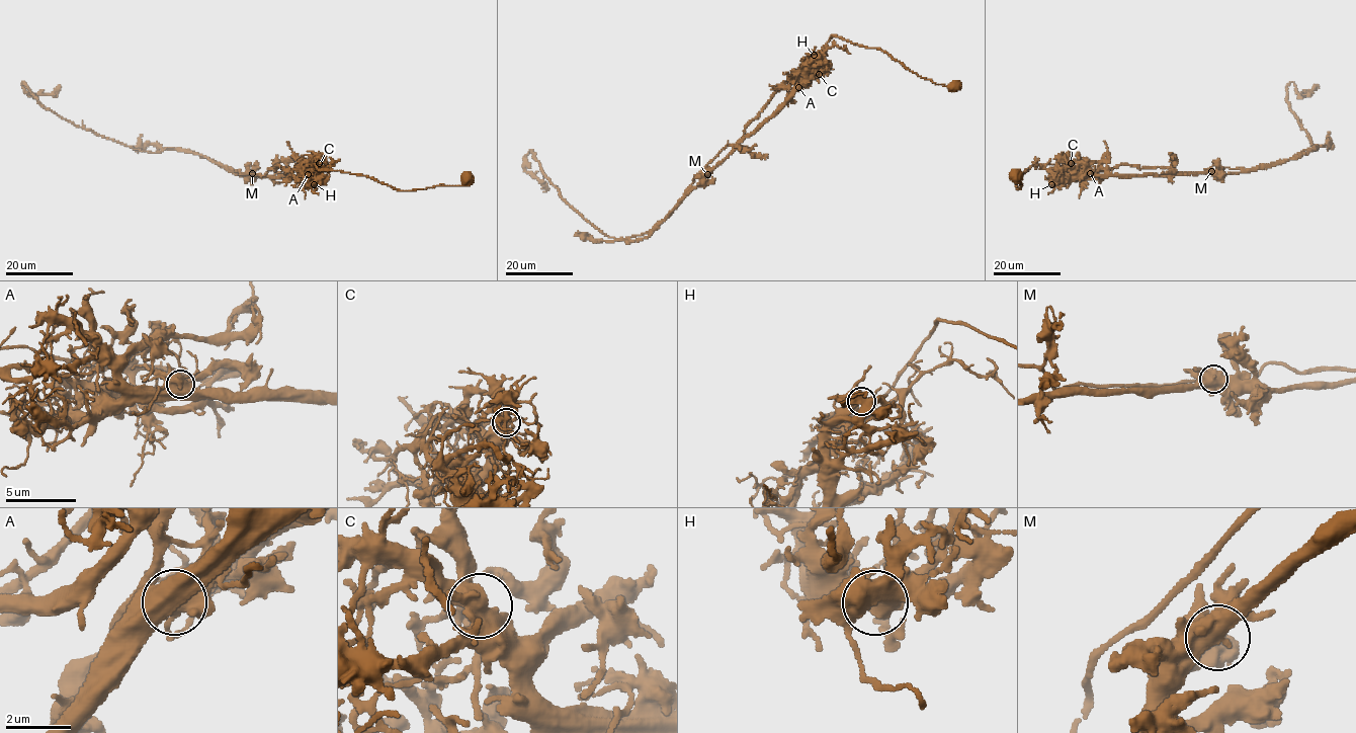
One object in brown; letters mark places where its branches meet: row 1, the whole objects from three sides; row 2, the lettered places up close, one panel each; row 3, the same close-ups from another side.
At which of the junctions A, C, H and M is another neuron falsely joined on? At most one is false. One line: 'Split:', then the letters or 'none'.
Split: A

